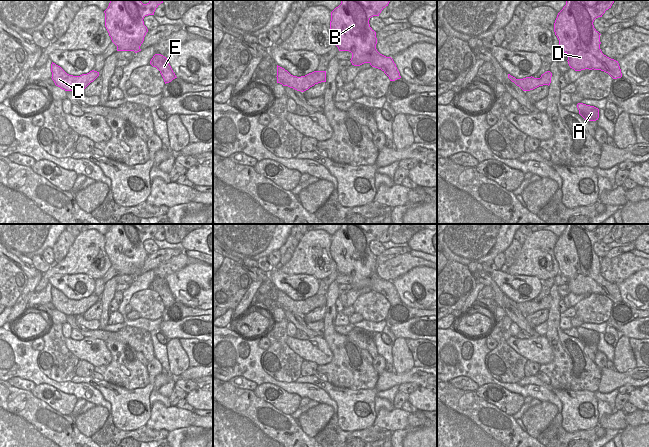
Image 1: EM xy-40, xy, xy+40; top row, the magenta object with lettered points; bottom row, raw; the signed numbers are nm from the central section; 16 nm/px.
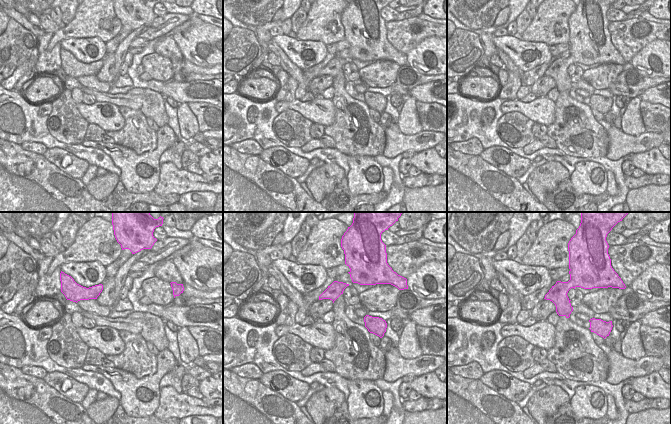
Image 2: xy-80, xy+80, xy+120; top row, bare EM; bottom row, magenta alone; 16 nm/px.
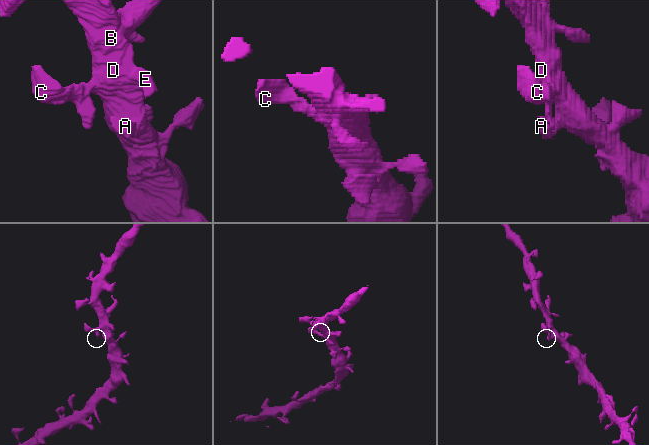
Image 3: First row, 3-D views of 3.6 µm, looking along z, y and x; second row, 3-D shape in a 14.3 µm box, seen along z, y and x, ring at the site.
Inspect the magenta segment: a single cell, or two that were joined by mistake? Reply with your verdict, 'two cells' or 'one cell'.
one cell

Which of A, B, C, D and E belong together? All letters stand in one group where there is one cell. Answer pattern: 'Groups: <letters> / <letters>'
Groups: A B C D E

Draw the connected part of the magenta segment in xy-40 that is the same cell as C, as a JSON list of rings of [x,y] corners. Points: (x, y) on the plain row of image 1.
[[[52,286],[51,288],[52,304],[55,309],[65,315],[83,315],[91,306],[93,306],[98,300],[99,296],[90,295],[87,298],[80,300],[73,300],[67,298],[60,290]]]

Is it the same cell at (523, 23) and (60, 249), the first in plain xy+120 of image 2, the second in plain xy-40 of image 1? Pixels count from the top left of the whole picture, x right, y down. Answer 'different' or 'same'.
same

